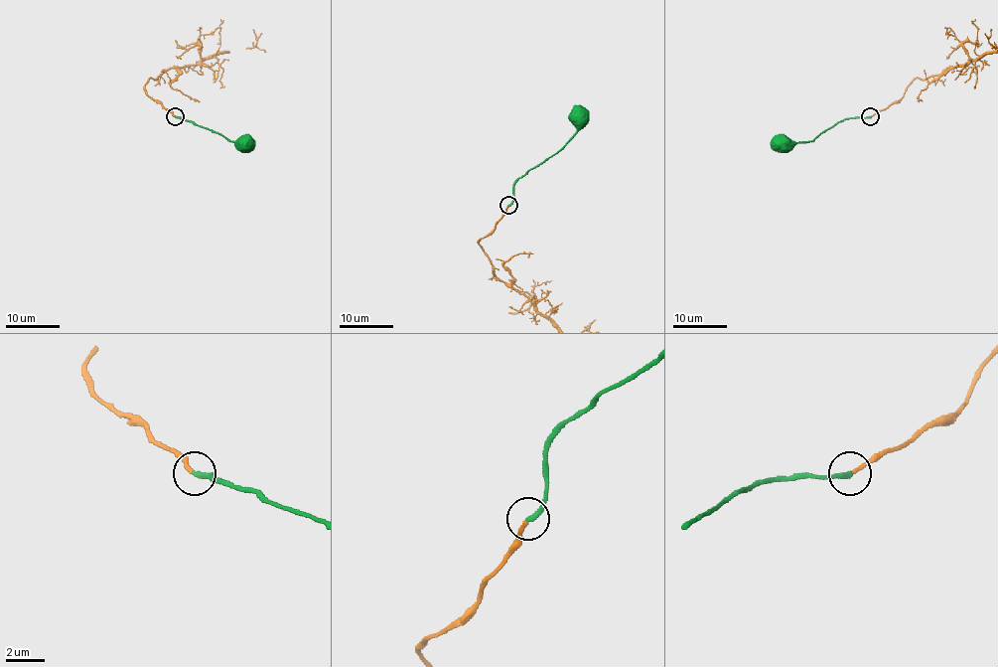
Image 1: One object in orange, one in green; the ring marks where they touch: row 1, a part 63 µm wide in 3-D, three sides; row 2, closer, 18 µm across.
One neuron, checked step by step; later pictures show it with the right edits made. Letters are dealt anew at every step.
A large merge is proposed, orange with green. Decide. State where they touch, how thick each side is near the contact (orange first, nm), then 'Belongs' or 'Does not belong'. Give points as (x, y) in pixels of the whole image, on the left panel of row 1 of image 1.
Place: (175, 116). Thickness 200 nm (orange) against 280 nm. Belongs

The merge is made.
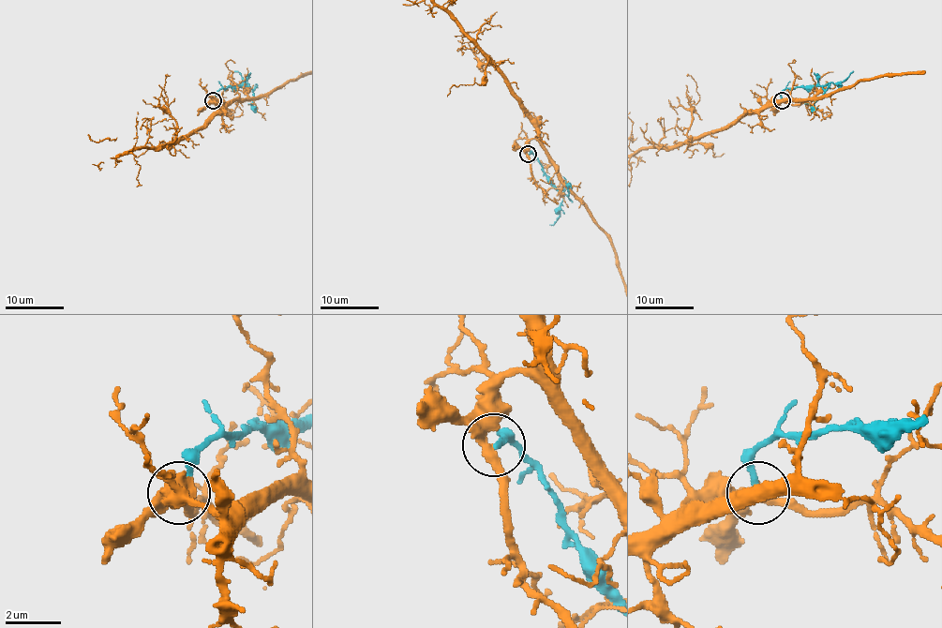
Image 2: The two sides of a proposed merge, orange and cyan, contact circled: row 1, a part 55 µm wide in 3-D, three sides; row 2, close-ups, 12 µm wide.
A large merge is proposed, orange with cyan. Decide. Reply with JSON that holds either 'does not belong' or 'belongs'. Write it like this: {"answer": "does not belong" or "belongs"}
{"answer": "does not belong"}

